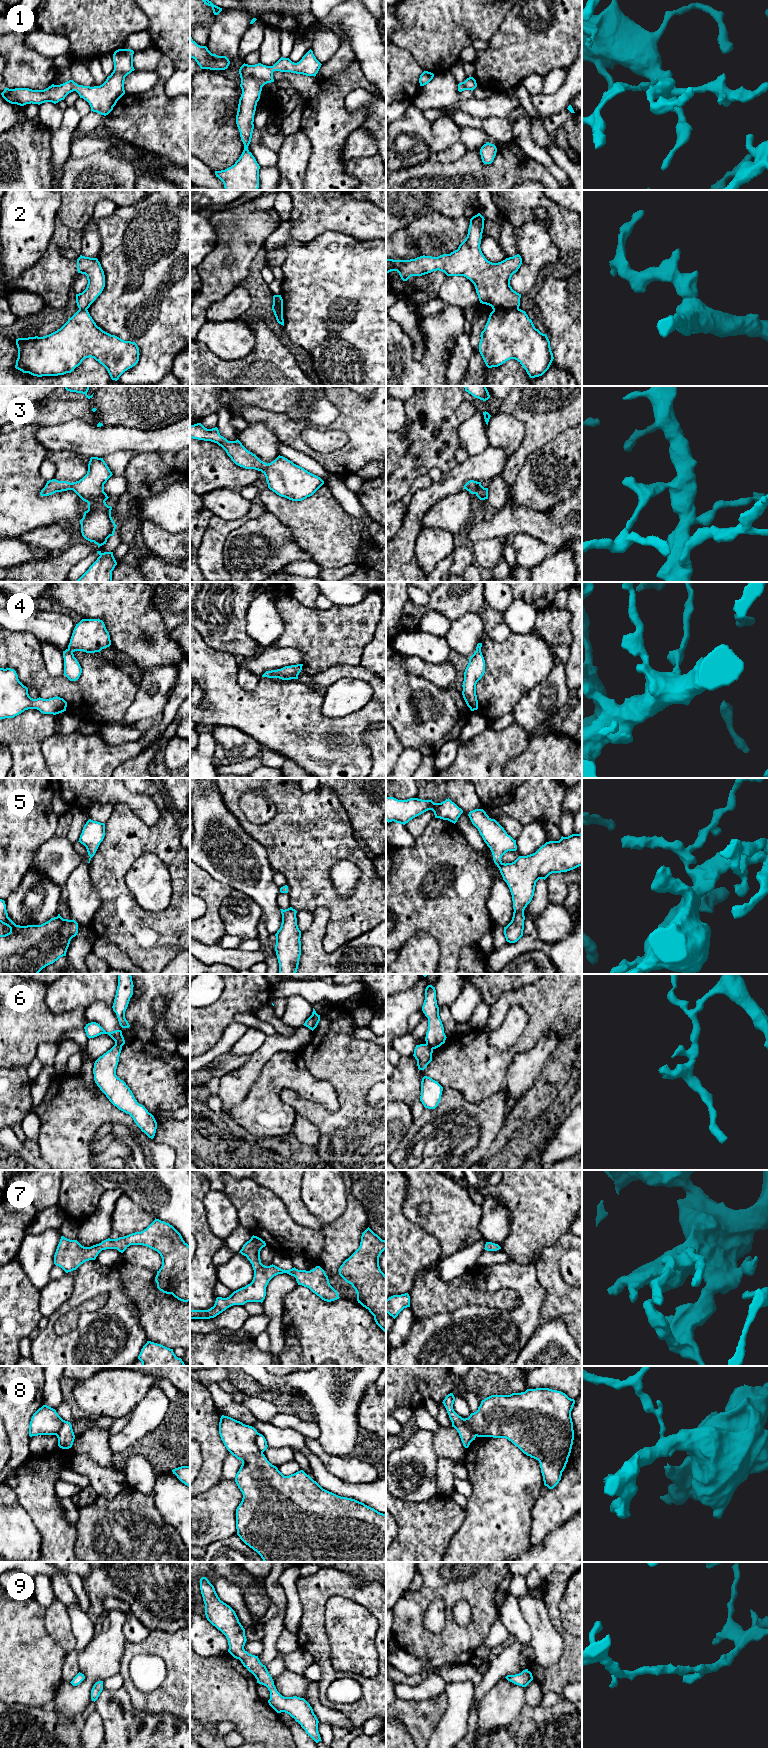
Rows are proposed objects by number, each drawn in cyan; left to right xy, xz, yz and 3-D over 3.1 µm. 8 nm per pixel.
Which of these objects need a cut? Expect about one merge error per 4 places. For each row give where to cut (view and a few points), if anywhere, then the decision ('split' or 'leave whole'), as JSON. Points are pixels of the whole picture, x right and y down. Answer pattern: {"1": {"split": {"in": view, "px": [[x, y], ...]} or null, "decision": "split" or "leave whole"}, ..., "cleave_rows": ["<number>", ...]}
{"1": {"split": null, "decision": "leave whole"}, "2": {"split": {"in": "yz", "px": [[518, 307], [493, 310]]}, "decision": "split"}, "3": {"split": null, "decision": "leave whole"}, "4": {"split": null, "decision": "leave whole"}, "5": {"split": null, "decision": "leave whole"}, "6": {"split": {"in": "xy", "px": [[115, 1044], [121, 1046]]}, "decision": "split"}, "7": {"split": null, "decision": "leave whole"}, "8": {"split": {"in": "xz", "px": [[257, 1433], [255, 1444], [262, 1453]]}, "decision": "split"}, "9": {"split": null, "decision": "leave whole"}, "cleave_rows": ["2", "6", "8"]}

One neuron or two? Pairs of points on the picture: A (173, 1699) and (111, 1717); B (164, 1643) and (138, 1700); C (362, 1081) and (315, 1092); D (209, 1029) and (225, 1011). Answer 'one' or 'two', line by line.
A: two
B: one
C: two
D: one

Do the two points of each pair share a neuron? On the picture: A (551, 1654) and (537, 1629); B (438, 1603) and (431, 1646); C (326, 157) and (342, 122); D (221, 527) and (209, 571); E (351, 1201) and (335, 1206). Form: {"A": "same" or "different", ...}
{"A": "same", "B": "different", "C": "same", "D": "same", "E": "different"}

